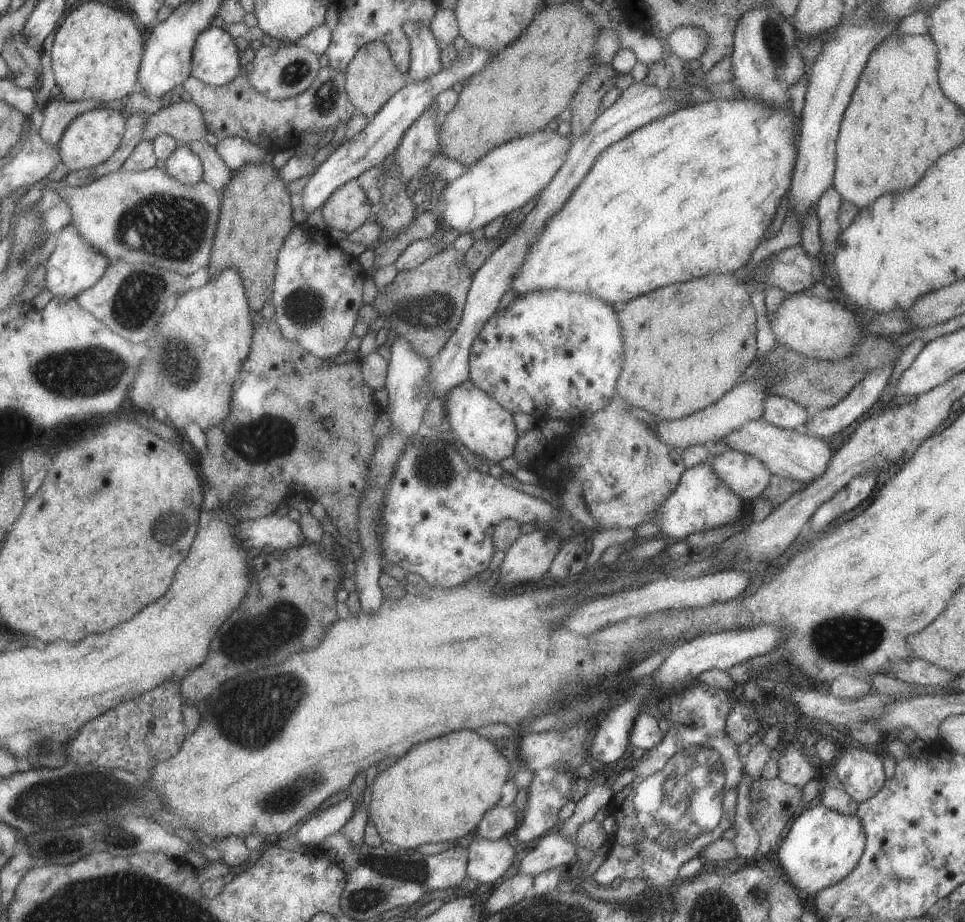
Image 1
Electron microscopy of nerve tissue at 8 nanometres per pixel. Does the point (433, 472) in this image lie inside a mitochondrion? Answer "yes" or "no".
yes

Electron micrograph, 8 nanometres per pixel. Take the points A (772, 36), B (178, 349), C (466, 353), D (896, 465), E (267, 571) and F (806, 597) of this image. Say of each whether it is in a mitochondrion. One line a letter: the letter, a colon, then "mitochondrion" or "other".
A: mitochondrion
B: mitochondrion
C: other
D: other
E: other
F: other

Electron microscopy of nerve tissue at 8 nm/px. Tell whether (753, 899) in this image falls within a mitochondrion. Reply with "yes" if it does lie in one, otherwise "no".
yes

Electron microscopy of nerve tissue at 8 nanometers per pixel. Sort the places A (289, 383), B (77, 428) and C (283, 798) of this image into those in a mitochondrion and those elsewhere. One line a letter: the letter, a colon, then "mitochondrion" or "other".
A: other
B: other
C: mitochondrion

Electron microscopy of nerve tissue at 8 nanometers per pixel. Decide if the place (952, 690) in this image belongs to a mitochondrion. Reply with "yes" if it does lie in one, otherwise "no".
no

